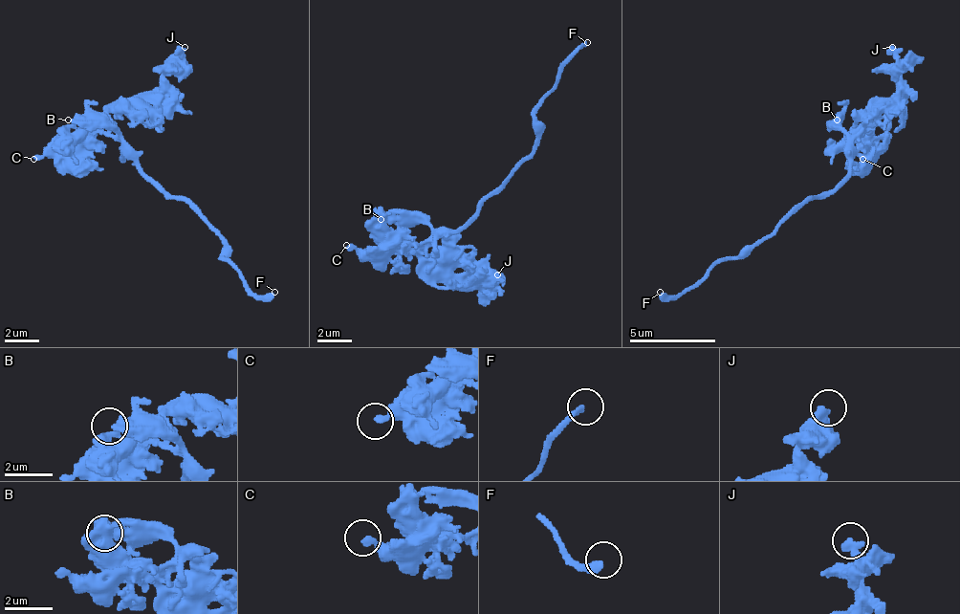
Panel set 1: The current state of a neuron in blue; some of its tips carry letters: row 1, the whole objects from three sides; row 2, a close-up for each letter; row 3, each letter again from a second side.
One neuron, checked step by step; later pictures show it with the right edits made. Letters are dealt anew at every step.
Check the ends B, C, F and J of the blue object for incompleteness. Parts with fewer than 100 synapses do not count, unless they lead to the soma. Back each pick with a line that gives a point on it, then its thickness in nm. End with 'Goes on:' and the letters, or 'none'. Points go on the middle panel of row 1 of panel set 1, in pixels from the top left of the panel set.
F: (587, 42) | 260 nm
Goes on: F

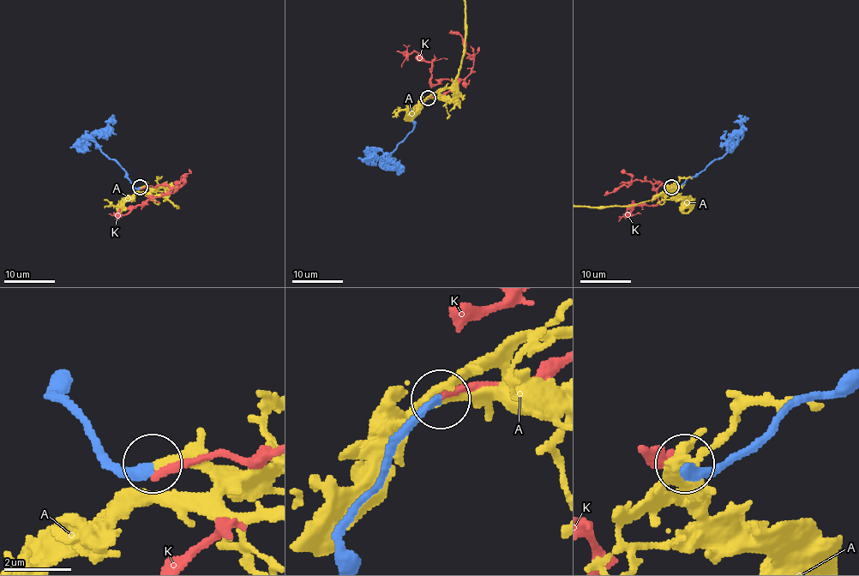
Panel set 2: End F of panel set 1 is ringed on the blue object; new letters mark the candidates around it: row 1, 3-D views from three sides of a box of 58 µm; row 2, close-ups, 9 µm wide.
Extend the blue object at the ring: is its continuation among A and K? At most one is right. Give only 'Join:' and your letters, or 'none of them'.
Join: A

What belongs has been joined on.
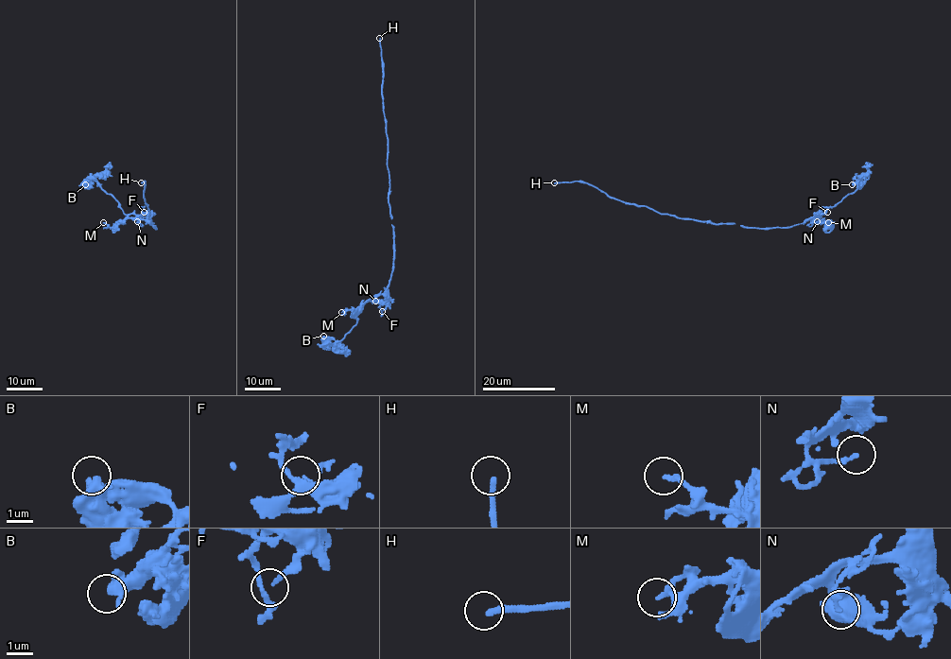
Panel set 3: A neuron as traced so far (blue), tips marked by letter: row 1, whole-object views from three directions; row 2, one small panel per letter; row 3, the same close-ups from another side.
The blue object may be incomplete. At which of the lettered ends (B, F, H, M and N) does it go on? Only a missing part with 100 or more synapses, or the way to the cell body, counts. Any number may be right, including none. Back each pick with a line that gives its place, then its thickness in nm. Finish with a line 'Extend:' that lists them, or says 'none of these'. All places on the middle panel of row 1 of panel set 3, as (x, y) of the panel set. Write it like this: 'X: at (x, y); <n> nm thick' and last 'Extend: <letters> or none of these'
Extend: none of these

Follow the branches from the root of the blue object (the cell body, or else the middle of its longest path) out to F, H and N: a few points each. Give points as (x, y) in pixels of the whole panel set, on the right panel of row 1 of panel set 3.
F: (734, 223), (759, 228), (787, 227), (827, 212)
H: (734, 223), (710, 223), (661, 215), (645, 206), (611, 198), (585, 182), (554, 182)
N: (734, 223), (775, 228), (809, 219), (817, 221)

